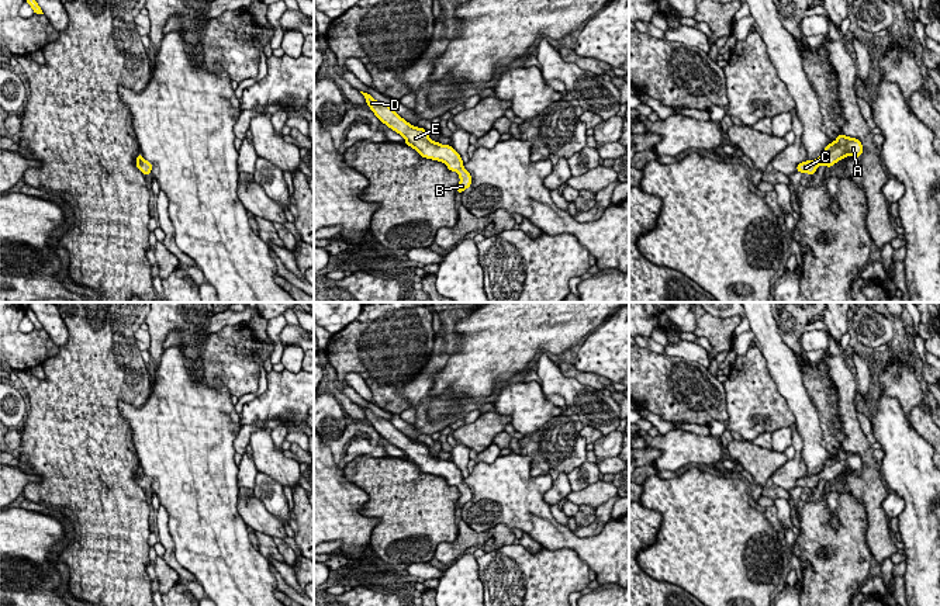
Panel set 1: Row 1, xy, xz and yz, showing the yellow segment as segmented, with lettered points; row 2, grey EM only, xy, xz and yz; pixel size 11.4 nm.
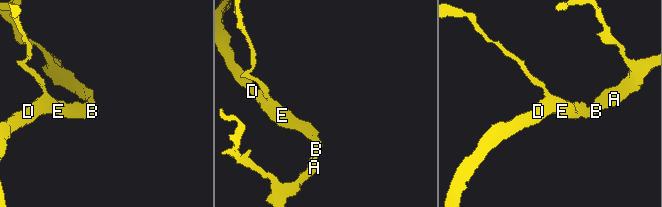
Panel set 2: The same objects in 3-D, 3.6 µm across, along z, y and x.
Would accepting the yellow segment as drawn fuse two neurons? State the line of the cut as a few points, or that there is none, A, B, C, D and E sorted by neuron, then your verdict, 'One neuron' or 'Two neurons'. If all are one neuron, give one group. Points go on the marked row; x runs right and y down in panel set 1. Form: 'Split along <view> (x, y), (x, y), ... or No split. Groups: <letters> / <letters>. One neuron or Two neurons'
No split. Groups: A B C D E. One neuron

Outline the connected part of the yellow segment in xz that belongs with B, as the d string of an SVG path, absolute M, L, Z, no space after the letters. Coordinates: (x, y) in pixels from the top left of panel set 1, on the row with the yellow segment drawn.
M360 93L364 96L367 107L371 108L376 117L388 128L402 135L405 138L405 143L418 150L421 157L443 162L449 170L459 173L460 183L456 188L456 193L463 193L470 187L471 176L463 167L464 163L455 148L431 141L428 131L412 127L409 122L402 120L388 104L376 101L367 93Z

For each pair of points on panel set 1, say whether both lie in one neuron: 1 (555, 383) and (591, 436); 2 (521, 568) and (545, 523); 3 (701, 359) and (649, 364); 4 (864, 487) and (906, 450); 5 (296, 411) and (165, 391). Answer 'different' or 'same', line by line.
1: different
2: different
3: different
4: different
5: different

